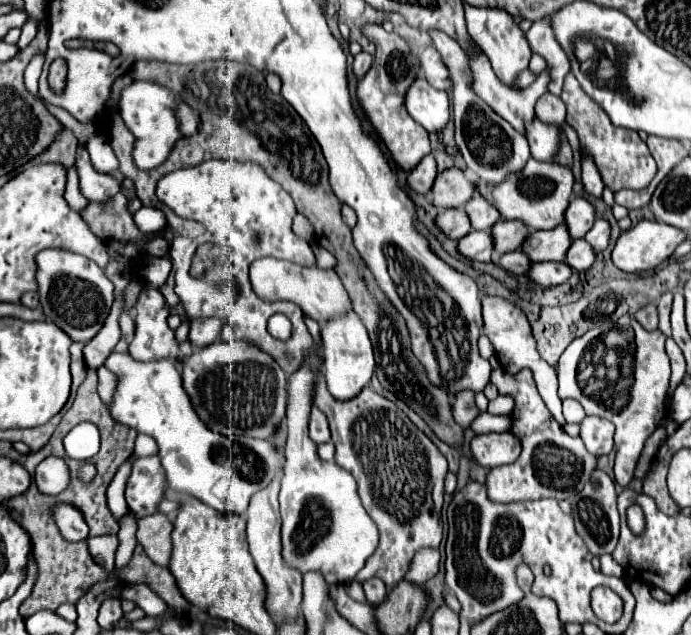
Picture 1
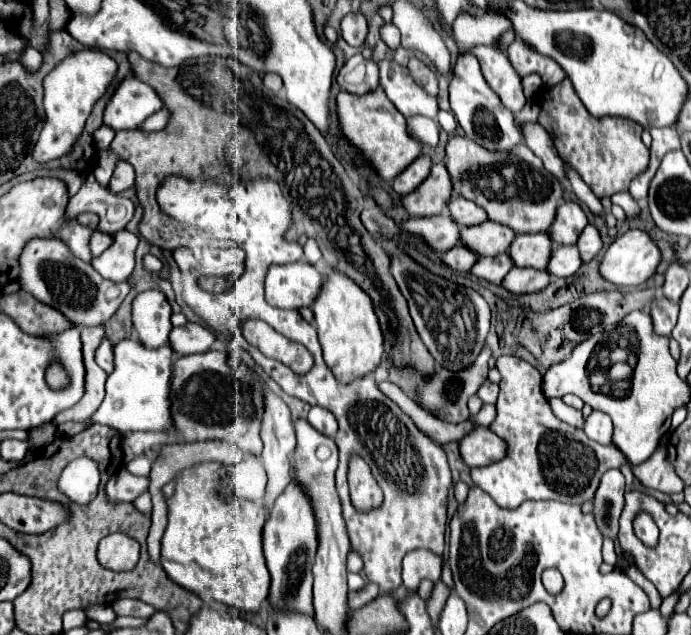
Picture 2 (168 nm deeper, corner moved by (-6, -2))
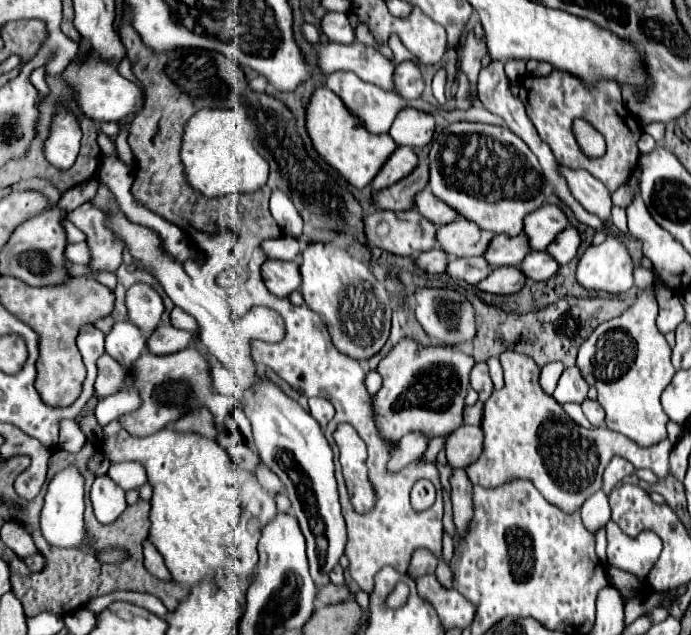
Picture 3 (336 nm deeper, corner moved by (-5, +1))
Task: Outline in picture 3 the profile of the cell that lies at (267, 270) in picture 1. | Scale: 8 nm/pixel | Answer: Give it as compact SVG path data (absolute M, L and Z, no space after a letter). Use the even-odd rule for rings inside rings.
M265 260L261 266L261 276L271 294L279 298L287 298L293 290L299 288L299 264L285 260Z

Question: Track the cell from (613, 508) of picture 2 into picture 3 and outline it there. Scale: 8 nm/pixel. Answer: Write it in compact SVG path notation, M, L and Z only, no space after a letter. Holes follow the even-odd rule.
M615 456L609 462L609 466L605 468L605 474L603 474L603 490L605 490L605 494L609 494L617 482L621 482L625 476L631 476L631 474L635 474L633 464L629 460L623 460L621 456Z

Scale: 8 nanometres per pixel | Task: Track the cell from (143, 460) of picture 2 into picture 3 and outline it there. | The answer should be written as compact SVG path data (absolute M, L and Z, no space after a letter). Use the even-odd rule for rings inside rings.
M121 462L121 464L111 464L107 476L111 480L115 480L115 484L119 484L125 492L141 488L145 484L145 470L141 464L137 462Z

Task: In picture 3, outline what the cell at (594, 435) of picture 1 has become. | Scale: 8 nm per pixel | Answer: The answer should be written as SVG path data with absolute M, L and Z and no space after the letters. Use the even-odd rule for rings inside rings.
M583 400L581 402L581 408L583 408L583 414L587 416L587 420L591 422L591 424L595 424L595 426L601 426L603 422L605 422L605 412L603 412L603 408L599 406L599 402L597 400Z

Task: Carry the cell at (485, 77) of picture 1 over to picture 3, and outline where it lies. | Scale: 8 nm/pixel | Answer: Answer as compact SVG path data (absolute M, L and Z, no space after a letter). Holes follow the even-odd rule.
M561 166L561 174L565 176L571 194L581 202L581 206L587 212L599 216L603 222L609 222L613 204L607 188L599 180L595 180L587 170L569 170Z

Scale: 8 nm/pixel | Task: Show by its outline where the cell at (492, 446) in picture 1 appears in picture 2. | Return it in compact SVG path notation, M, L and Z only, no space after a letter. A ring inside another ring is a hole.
M478 427L460 441L460 453L468 467L484 467L484 465L492 465L492 463L500 461L508 453L508 443L504 443L504 439L500 439L496 433L492 433L490 427Z

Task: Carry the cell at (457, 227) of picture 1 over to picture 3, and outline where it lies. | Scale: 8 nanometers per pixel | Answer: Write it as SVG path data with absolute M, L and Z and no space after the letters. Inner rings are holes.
M373 210L363 216L363 224L365 224L365 238L371 246L377 246L397 256L413 256L413 254L419 254L419 252L425 252L437 246L435 242L437 226L413 210L405 210L405 212Z

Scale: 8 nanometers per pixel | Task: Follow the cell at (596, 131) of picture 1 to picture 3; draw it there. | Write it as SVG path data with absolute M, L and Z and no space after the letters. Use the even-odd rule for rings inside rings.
M555 68L549 76L527 76L525 74L519 82L519 98L525 104L527 116L531 118L533 126L537 128L541 140L551 146L551 150L553 150L553 154L555 154L555 158L561 166L567 166L567 168L573 168L573 170L577 170L577 168L589 170L597 180L601 180L609 188L609 192L615 192L615 188L619 188L631 176L631 170L637 166L637 160L639 160L637 140L641 136L641 128L637 124L637 128L631 132L629 126L625 124L625 116L621 116L621 112L619 112L621 108L625 108L625 104L621 100L621 88L619 88L619 84L615 84L615 80L603 80L603 84L599 84L599 88L595 88L595 92L591 92L591 88L587 88L587 84L583 84L583 80L575 80L575 76L571 76L569 72L559 72ZM575 118L585 118L605 136L605 140L607 140L605 156L601 156L601 158L583 156L579 146L575 144L573 132L571 132L571 124L573 124Z

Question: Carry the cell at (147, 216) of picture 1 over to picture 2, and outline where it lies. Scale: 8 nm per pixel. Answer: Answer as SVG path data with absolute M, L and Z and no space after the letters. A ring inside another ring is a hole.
M122 229L114 235L114 245L100 257L92 259L92 267L110 281L128 281L134 269L134 251L138 247L140 235Z

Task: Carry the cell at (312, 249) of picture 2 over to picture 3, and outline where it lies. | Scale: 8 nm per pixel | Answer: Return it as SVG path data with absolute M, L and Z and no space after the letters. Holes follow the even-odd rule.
M289 236L263 240L261 248L263 248L263 252L267 252L267 256L283 258L283 260L299 260L299 252L301 252L299 242L295 238L289 238Z

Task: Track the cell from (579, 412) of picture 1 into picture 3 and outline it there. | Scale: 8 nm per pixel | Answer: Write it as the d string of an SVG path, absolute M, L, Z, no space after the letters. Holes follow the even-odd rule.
M565 366L561 378L559 378L559 384L553 392L553 398L559 400L559 404L565 404L565 402L577 402L581 404L585 398L587 398L587 382L583 380L579 368L573 366Z

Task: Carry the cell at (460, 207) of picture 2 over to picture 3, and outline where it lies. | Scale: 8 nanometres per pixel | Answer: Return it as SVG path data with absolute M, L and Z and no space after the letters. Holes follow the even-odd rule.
M423 188L423 192L419 192L419 196L415 196L415 208L421 216L425 216L427 220L431 220L437 226L449 224L453 222L459 214L449 208L447 204L443 204L441 200L437 200L429 188Z

